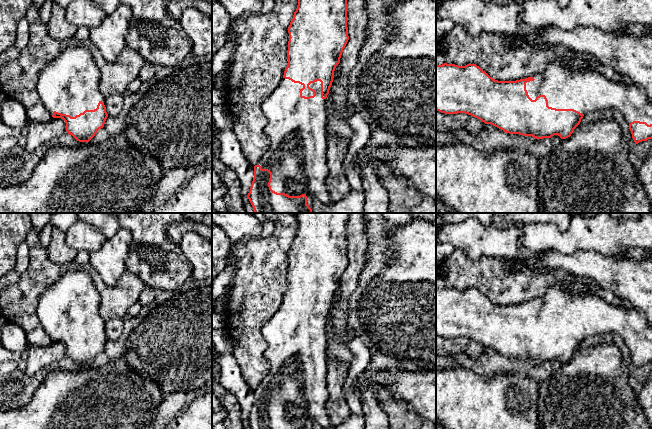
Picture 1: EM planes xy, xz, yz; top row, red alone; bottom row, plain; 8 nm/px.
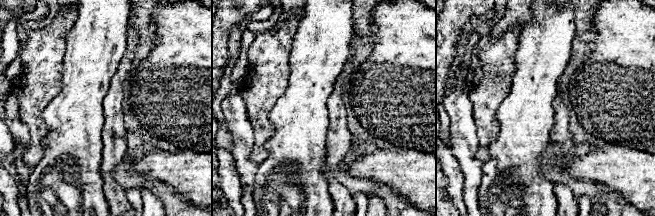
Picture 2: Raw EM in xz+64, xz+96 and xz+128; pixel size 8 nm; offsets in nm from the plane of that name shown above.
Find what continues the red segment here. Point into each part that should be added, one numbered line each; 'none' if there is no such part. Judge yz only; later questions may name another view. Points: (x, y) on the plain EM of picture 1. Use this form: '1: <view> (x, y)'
1: yz (575, 308)

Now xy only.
1: xy (69, 308)

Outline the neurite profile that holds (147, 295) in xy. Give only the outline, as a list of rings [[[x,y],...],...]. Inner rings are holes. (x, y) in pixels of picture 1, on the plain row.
[[[145,286],[140,294],[138,302],[142,306],[146,306],[153,301],[157,291],[150,286]]]

